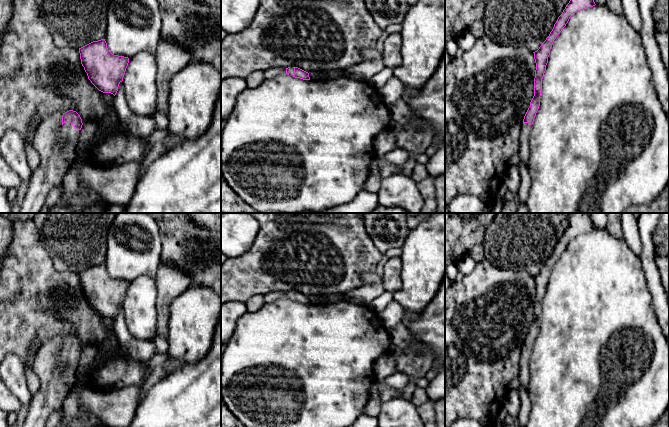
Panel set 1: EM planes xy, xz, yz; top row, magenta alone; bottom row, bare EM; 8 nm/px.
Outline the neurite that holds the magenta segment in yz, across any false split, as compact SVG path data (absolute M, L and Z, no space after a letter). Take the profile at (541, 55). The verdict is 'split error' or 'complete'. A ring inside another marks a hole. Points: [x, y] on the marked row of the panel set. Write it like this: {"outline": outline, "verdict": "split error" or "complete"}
{"outline": "M570 0L563 10L562 14L558 17L552 31L546 40L542 43L539 49L534 53L534 59L536 63L535 78L534 78L534 96L530 102L521 127L520 134L520 148L518 156L520 163L527 164L529 159L529 135L531 132L534 118L540 106L540 96L542 90L542 79L546 71L546 65L548 63L548 57L550 55L550 49L556 37L560 34L562 29L566 26L571 16L576 12L585 8L595 6L594 0Z", "verdict": "split error"}

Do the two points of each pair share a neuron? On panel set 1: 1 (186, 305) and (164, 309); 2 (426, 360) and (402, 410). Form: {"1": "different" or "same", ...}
{"1": "different", "2": "different"}

